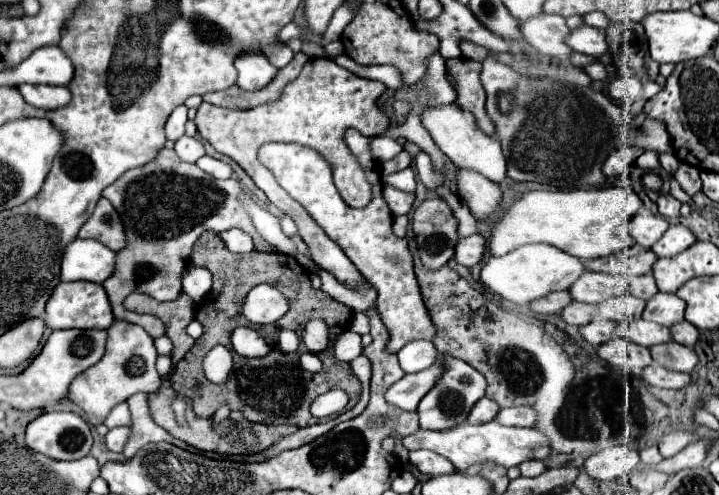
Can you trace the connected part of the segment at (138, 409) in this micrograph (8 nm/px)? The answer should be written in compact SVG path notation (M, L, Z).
M146 395L128 397L128 407L130 407L130 415L132 415L132 425L130 425L130 437L128 437L124 451L122 451L126 459L130 459L146 443L158 443L158 441L168 441L168 443L174 443L182 449L190 449L186 443L174 439L168 431L164 431L162 427L158 427L152 421Z

